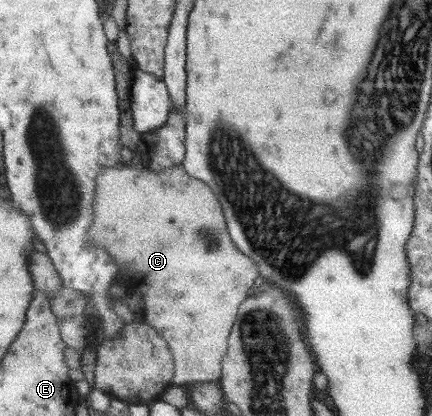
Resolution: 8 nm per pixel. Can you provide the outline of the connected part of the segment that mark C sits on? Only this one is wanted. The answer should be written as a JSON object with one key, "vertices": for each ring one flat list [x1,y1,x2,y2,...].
{"vertices":[[123,164,120,168,106,167,99,171,99,177,96,178,96,181,96,221,93,223,91,231,89,231,89,246,106,250,115,259,120,270,128,268,133,271,133,276,129,279,130,284,127,287,130,291,141,293,142,301,144,301,142,319,160,331,160,335,164,336,164,339,167,340,171,347,171,352,175,359,175,374,171,381,172,385,186,386,194,382,220,380,223,374,223,361,229,350,229,337,232,328,237,322,239,309,249,299,249,296,254,293,256,288,254,283,261,275,259,265,254,263,249,255,242,253,240,248,232,243,231,233,226,227,226,219,224,219,224,211,222,211,220,201,216,199,216,195,212,193,212,189,206,185,205,181,188,175,184,165,166,168,161,173,148,169,136,169,128,164]]}

